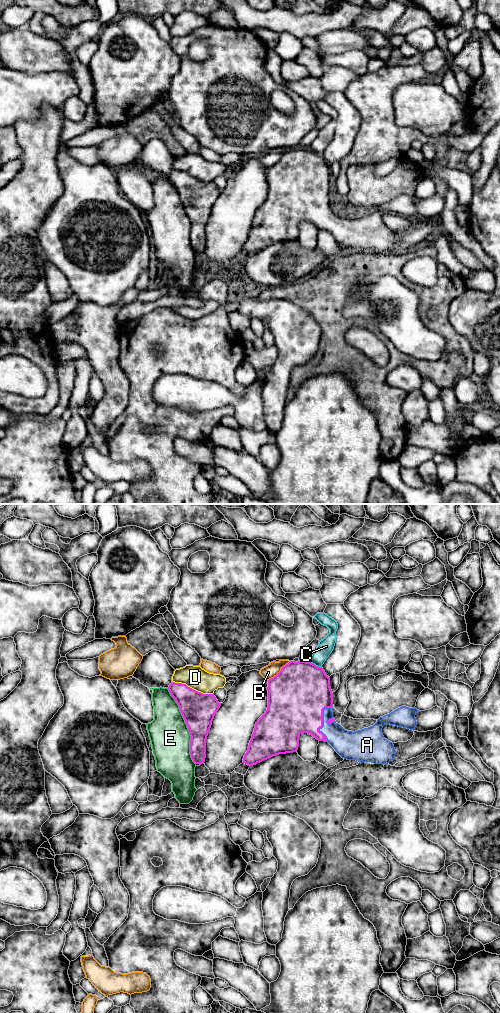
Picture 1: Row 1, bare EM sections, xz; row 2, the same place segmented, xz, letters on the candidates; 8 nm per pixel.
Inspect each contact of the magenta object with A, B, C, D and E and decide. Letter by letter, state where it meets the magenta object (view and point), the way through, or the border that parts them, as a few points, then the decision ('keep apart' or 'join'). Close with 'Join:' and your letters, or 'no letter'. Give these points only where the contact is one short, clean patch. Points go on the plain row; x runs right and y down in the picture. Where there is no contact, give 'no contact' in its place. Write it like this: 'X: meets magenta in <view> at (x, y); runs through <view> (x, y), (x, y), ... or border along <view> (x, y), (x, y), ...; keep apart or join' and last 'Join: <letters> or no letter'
A: meets magenta in xz at (322, 209); runs through xz (295, 194), (309, 198), (322, 209), (344, 230); join
B: meets magenta in xz at (280, 159); keep apart
C: meets magenta in xz at (315, 153); keep apart
D: meets magenta in xz at (191, 176); keep apart
E: meets magenta in xz at (187, 214); keep apart
Join: A

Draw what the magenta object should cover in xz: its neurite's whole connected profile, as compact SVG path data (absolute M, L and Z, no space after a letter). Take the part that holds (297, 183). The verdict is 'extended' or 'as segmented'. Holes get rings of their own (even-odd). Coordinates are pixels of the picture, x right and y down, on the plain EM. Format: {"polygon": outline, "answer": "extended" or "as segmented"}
{"polygon": "M290 149L281 159L268 168L268 195L255 212L248 238L243 251L256 253L279 242L297 240L299 224L308 221L319 229L328 230L344 247L359 251L388 252L395 246L397 239L392 230L384 226L382 216L386 212L415 217L415 203L421 200L416 196L402 194L390 202L380 205L368 216L355 220L345 218L333 206L333 181L328 165L322 155L311 150Z", "answer": "extended"}

